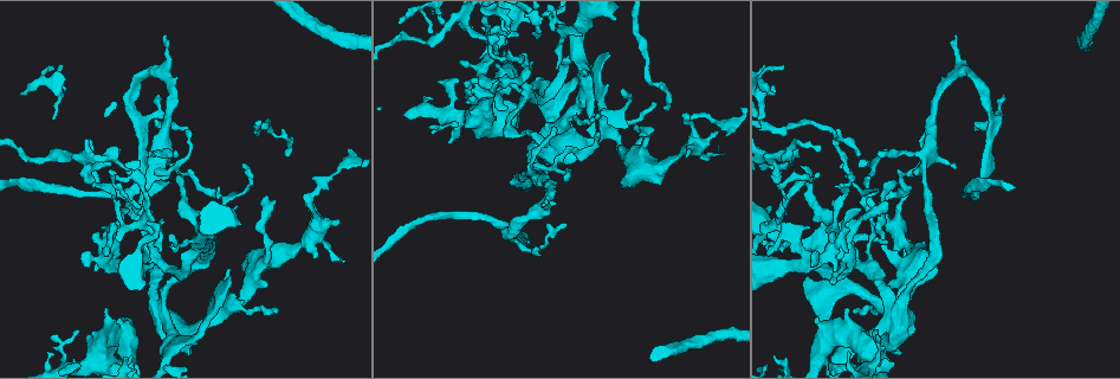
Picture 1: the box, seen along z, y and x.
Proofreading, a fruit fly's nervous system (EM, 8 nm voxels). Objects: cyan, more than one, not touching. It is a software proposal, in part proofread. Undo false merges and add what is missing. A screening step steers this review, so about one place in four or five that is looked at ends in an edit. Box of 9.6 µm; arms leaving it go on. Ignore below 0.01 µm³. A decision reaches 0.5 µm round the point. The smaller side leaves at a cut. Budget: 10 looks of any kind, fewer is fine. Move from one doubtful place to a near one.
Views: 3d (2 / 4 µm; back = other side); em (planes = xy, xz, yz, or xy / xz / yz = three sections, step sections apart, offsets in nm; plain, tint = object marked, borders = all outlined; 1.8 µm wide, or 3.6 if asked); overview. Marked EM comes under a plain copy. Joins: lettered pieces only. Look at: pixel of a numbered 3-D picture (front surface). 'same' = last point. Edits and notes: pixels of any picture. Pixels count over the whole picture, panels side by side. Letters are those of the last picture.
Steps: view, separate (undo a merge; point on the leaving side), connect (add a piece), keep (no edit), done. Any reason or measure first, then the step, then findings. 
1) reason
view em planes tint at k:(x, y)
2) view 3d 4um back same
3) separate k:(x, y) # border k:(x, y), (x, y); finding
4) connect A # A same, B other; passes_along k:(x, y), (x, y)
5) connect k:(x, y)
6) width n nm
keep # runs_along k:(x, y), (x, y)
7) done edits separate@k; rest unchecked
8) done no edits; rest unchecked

branch stops here
view 3d 2um at 1:(848, 308)

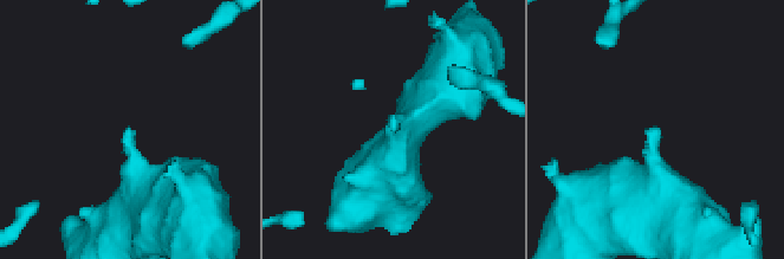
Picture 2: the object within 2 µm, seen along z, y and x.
view em xy step 16 borders at 2:(394, 128)

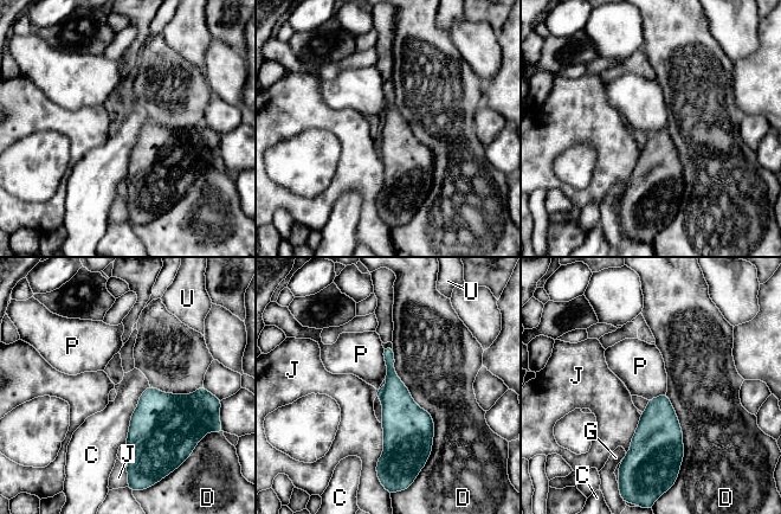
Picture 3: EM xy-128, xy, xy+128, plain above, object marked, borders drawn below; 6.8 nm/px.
view em planes borders same

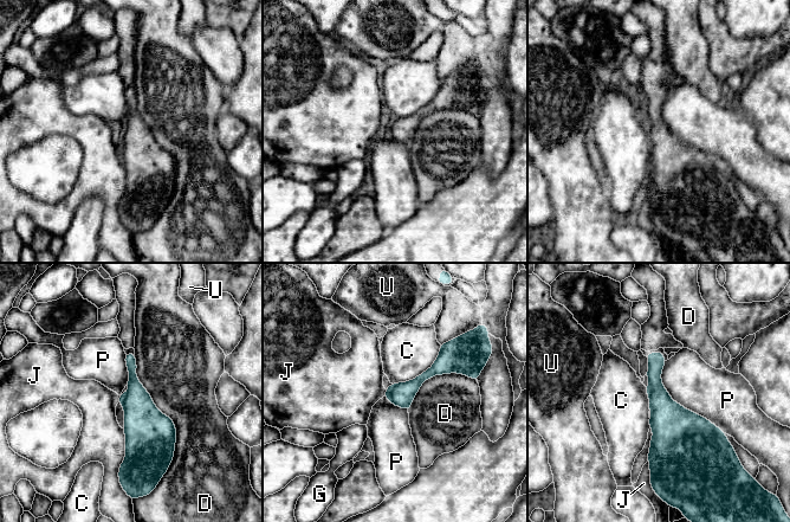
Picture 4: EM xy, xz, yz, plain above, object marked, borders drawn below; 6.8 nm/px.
keep # C other, D other, G other, J other, P other, U other; border 4:(665, 361), (668, 394), (724, 433); none of them fits

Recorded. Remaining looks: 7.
end of a long branch
view em xy step 4 borders at 1:(783, 250)

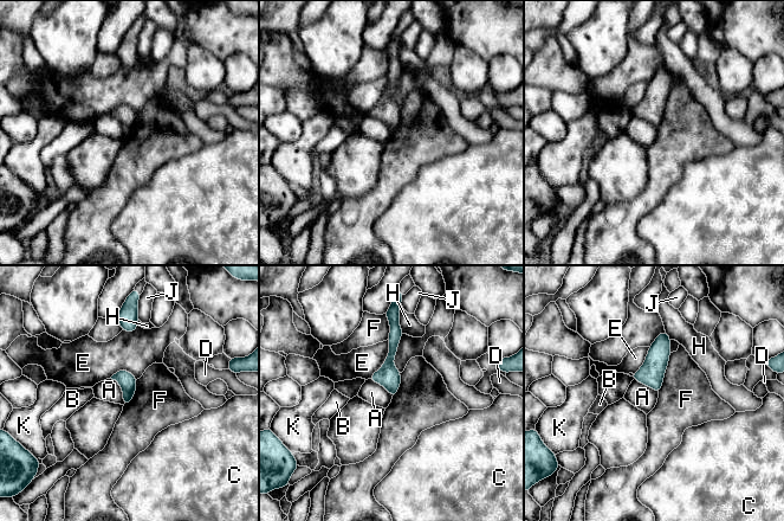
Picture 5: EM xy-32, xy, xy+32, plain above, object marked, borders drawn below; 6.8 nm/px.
keep # A other, B other, C other, D other, E other, F other, H other, J other, K other; border 5:(110, 378), (121, 387), (123, 404); none of them fits

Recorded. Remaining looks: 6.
thin end
view 3d 4um back at 1:(506, 28)

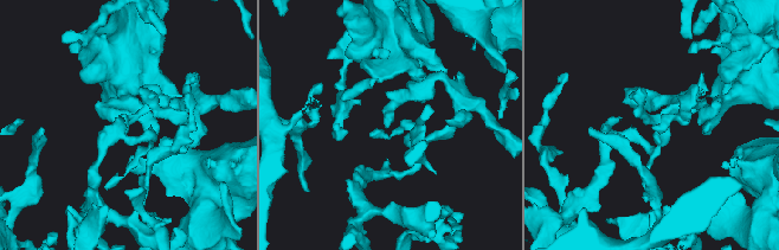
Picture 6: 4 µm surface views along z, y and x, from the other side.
view em planes borders at 6:(125, 133)

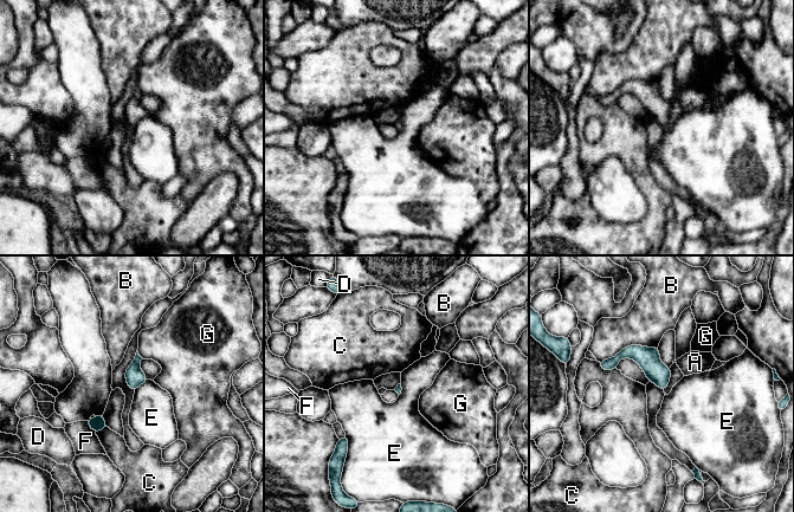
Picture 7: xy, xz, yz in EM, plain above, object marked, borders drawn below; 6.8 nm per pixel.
longest_contact B 420 nm
keep # A other, B other, C other, D other, E other, F other, G other; border 7:(346, 435), (348, 453); no lettered piece goes on from it

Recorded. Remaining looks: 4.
an open end
view em yz step 16 tint at 1:(595, 140)

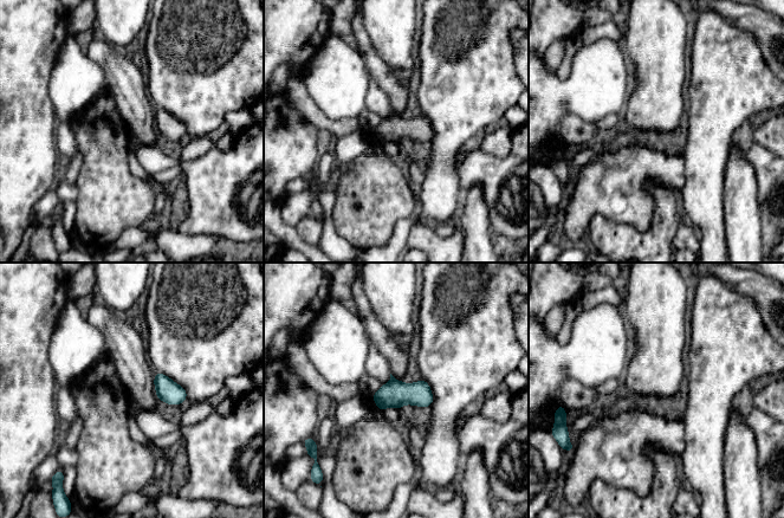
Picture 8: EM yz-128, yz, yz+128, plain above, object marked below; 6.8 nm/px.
cut it another way
view em planes borders same

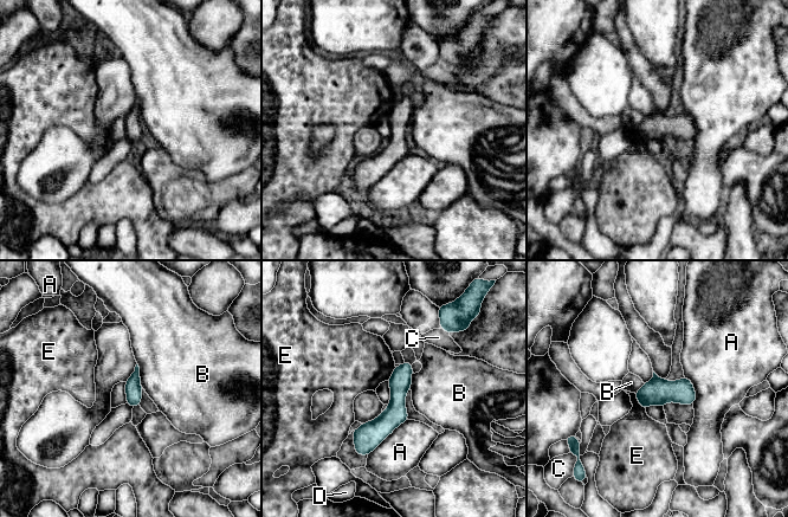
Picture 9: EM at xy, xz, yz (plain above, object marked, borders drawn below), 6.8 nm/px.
longest_contact A 380 nm
keep # A other, B other, C other, D other, E other; border 9:(633, 393), (637, 401), (645, 409); no lettered piece goes on from it

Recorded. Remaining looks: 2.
done no edits; rest unchecked

